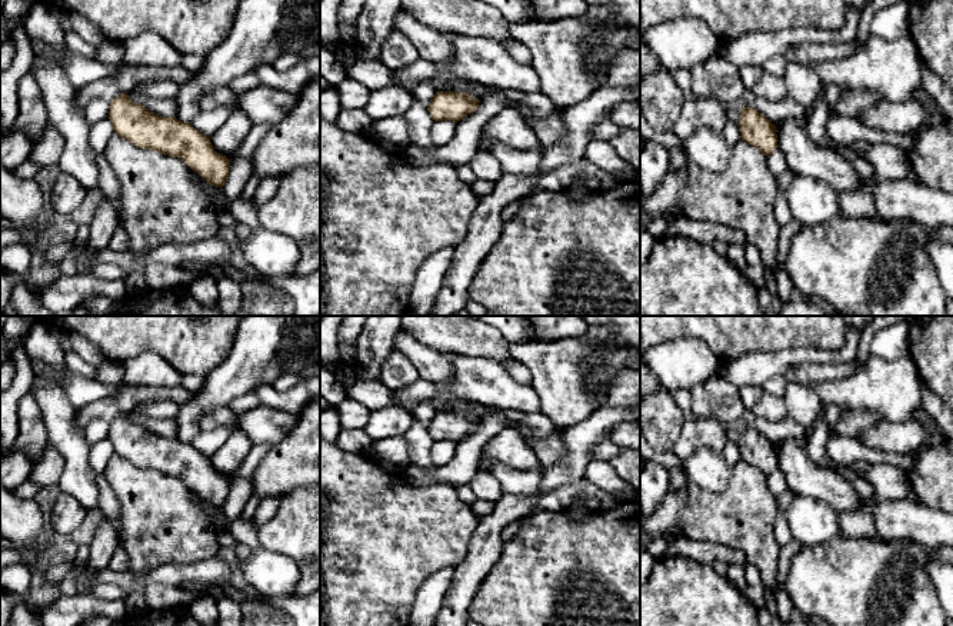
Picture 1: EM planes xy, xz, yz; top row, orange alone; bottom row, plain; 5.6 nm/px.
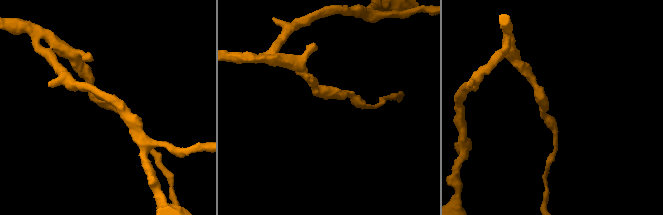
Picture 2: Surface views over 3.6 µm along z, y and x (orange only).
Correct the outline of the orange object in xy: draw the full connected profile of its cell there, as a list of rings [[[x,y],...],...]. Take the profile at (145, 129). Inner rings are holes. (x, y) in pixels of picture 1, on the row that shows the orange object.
[[[124,93],[110,101],[109,119],[114,133],[134,146],[179,157],[207,183],[216,187],[224,186],[230,160],[217,153],[210,137],[191,123],[159,116],[143,104],[131,101]]]

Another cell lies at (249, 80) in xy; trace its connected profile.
[[[247,73],[247,74],[244,74],[244,76],[239,77],[239,79],[234,79],[231,81],[231,84],[230,84],[230,89],[234,93],[240,94],[240,93],[243,93],[243,91],[246,91],[249,89],[256,87],[256,86],[260,86],[259,79],[253,73]]]

